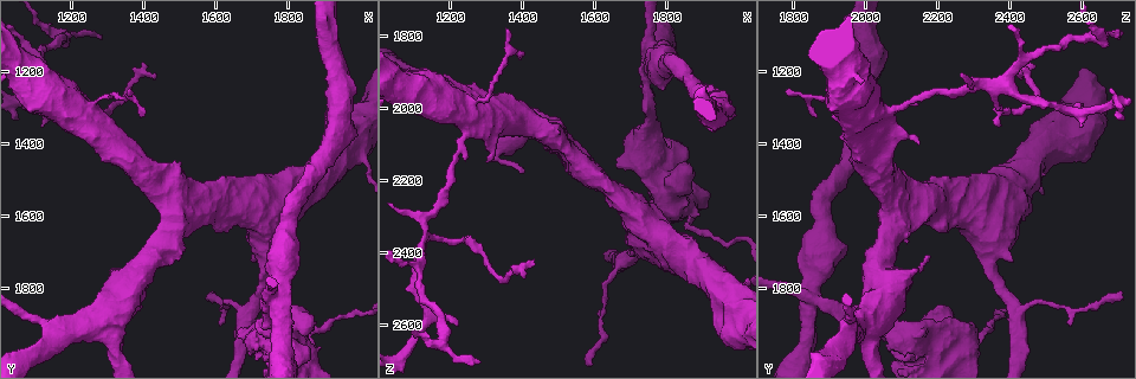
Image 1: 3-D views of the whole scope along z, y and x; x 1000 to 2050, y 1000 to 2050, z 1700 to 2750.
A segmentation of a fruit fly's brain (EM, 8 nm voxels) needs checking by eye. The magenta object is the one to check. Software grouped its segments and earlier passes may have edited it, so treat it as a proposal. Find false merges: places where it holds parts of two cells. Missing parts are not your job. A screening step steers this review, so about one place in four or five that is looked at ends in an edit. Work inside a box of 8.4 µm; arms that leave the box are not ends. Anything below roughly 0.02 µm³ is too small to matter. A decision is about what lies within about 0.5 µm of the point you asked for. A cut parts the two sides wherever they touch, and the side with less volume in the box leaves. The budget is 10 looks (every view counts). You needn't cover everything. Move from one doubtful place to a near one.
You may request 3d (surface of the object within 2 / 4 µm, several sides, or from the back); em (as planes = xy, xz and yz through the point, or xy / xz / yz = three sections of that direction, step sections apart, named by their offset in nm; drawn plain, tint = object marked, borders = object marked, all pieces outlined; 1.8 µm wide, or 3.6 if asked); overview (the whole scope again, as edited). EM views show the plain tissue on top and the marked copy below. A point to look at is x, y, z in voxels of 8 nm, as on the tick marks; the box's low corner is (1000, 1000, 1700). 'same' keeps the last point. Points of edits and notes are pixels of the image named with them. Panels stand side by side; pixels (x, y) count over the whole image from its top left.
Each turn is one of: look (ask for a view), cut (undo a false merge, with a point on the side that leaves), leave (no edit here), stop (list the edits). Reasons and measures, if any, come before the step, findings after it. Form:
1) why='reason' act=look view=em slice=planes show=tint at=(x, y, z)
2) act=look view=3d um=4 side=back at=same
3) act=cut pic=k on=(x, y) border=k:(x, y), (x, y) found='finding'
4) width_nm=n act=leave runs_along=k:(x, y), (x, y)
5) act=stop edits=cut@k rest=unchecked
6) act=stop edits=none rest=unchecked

why='sharp bend' act=look view=em slice=planes show=tint at=(1830, 1965, 2280)

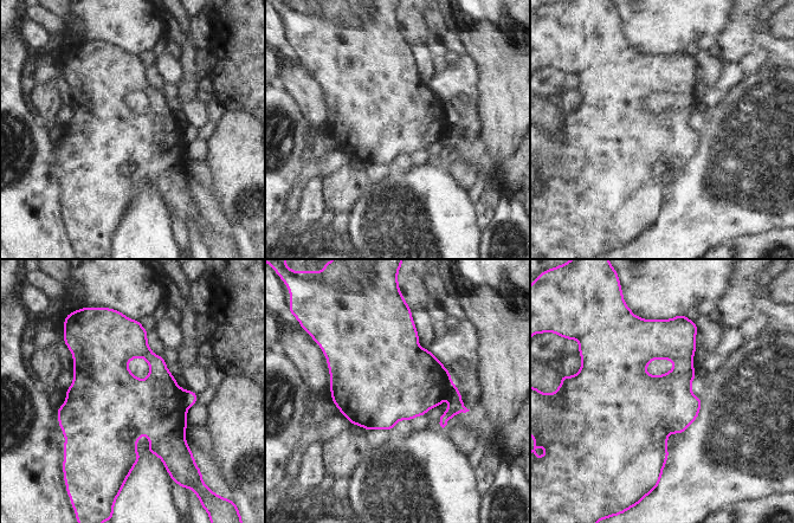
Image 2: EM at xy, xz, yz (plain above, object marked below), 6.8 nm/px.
act=cut pic=2 on=(155, 404) border=2:(184, 391), (184, 405), (187, 408) found='two cells meet here'

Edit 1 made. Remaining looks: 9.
why='sharp bend' act=look view=em slice=yz step=4 show=tint at=(1340, 1270, 2480)

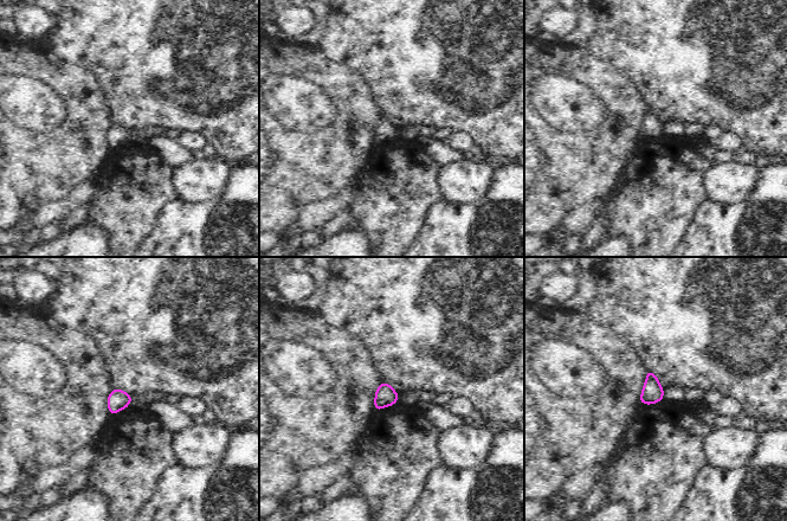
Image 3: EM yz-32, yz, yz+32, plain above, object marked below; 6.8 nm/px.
width_nm=140 act=leave found='continuous, no second cell'

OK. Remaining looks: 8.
why='sharp bend' act=look view=3d um=4 at=(1115, 1230, 2390)

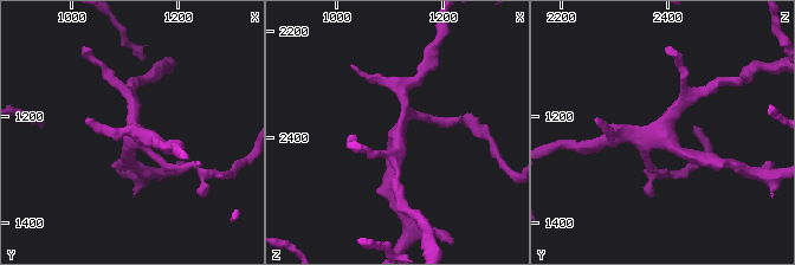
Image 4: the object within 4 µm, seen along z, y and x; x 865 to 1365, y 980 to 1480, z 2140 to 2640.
arms=4 act=look view=em slice=planes show=borders at=(1120, 1230, 2385)

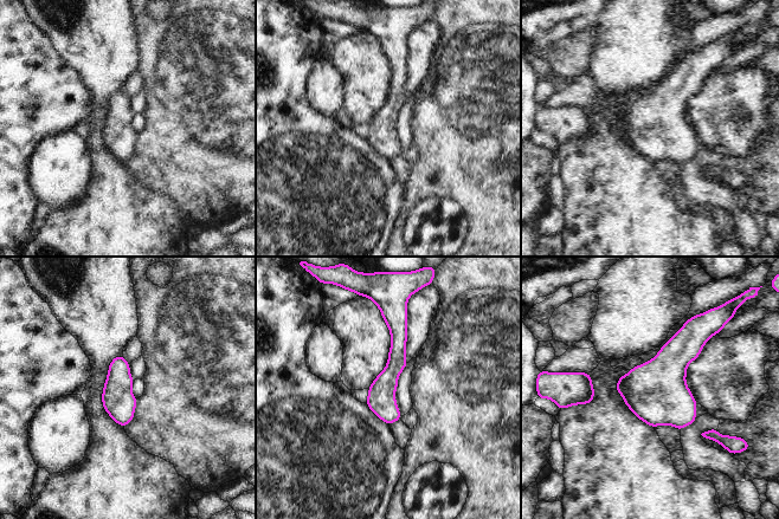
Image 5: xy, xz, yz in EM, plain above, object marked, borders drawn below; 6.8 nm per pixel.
act=leave runs_along=5:(394, 318), (387, 420) found='continuous, no second cell'

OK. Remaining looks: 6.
act=stop edits=cut@2 rest=unchecked

